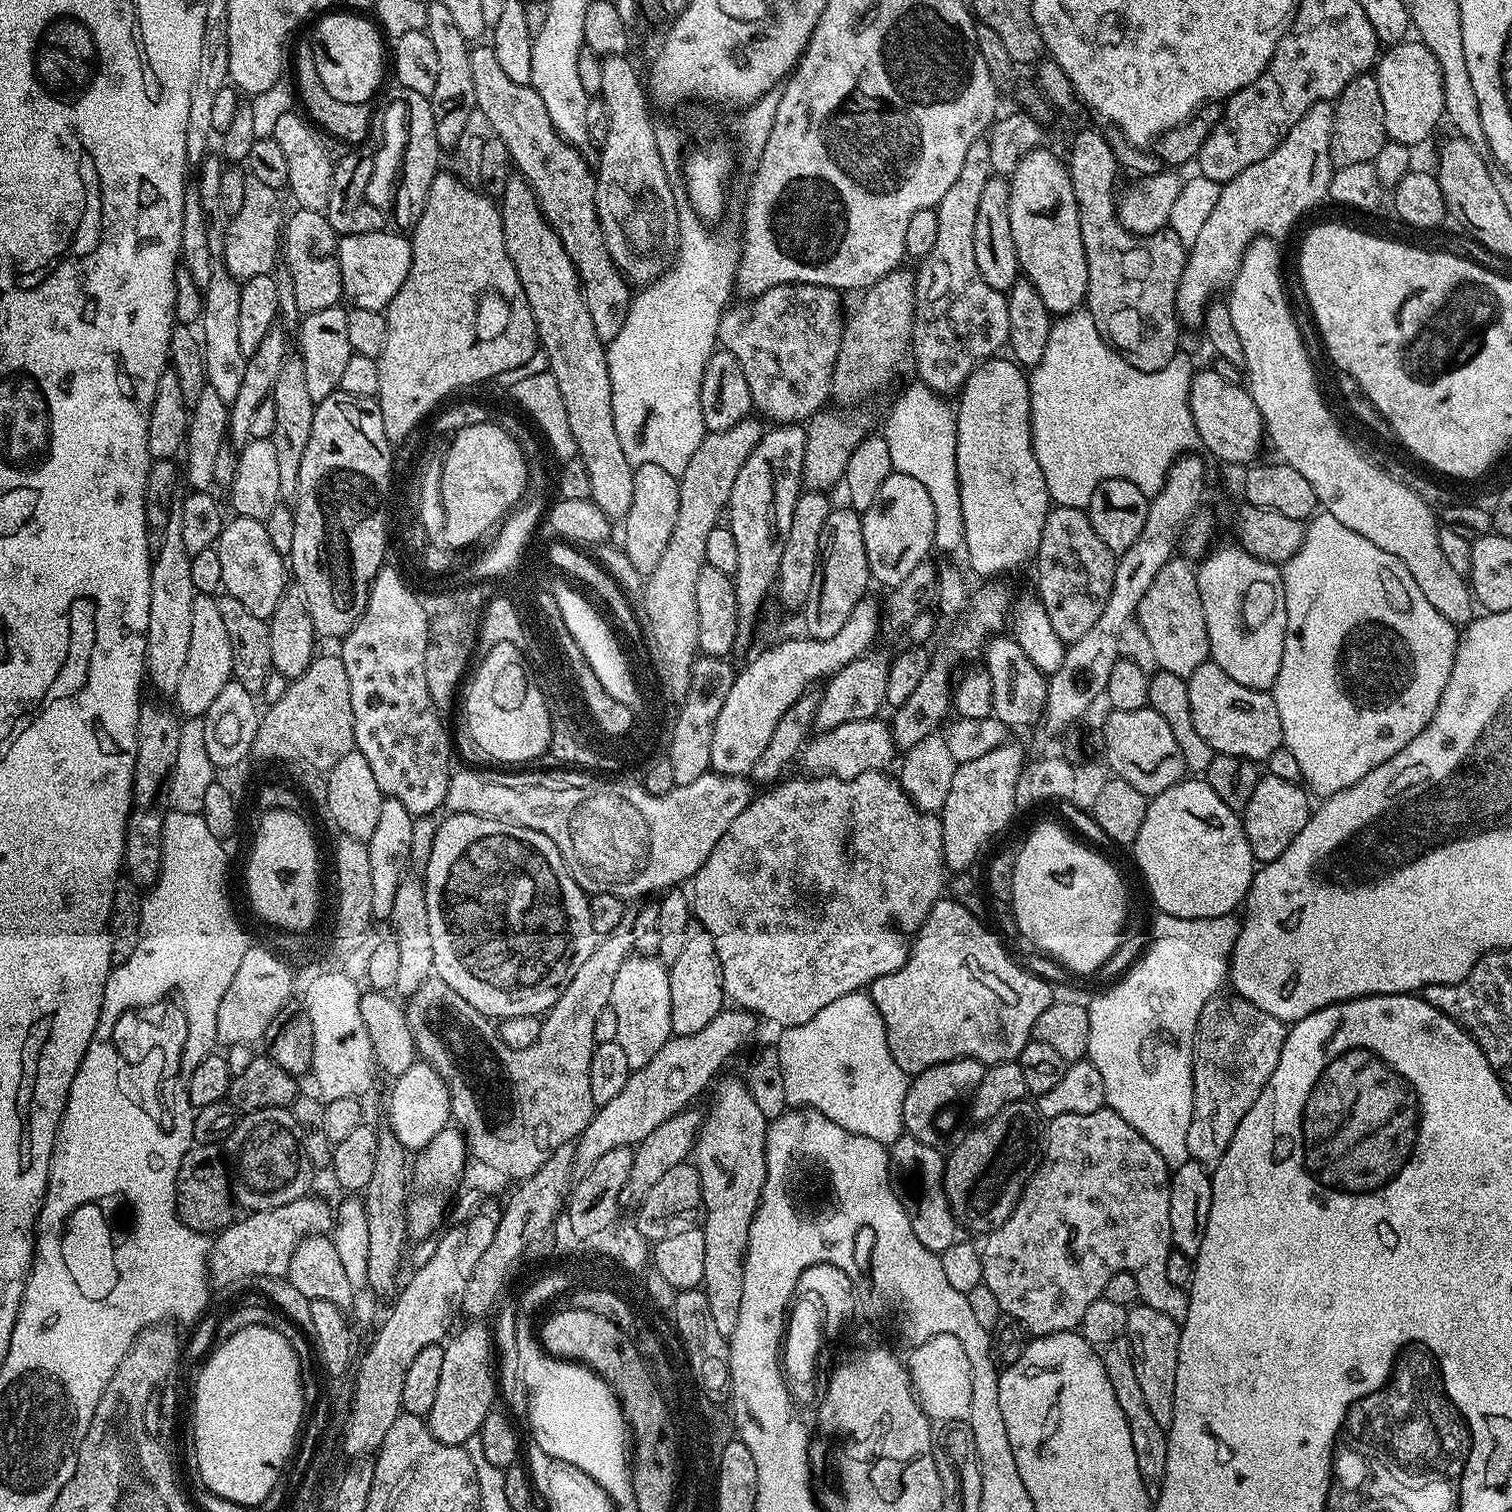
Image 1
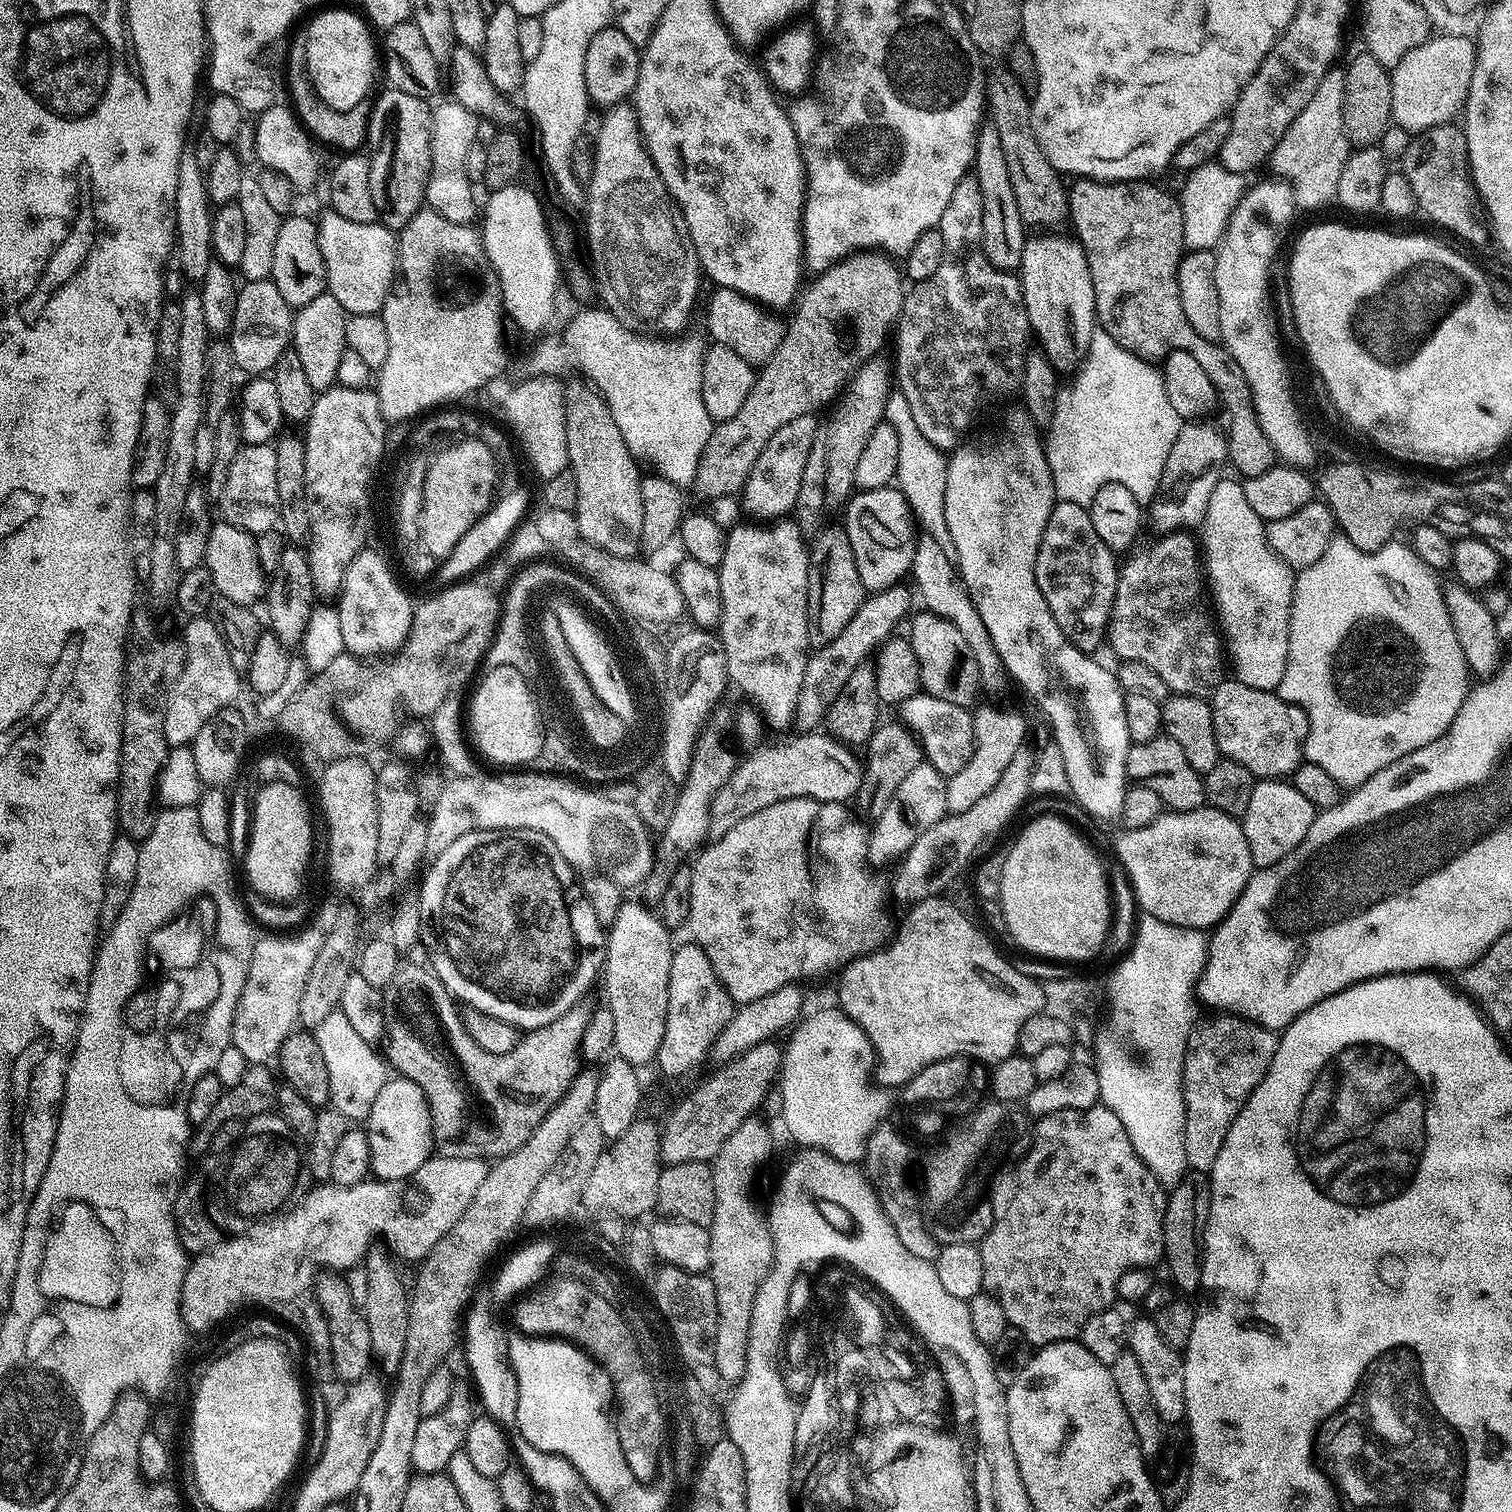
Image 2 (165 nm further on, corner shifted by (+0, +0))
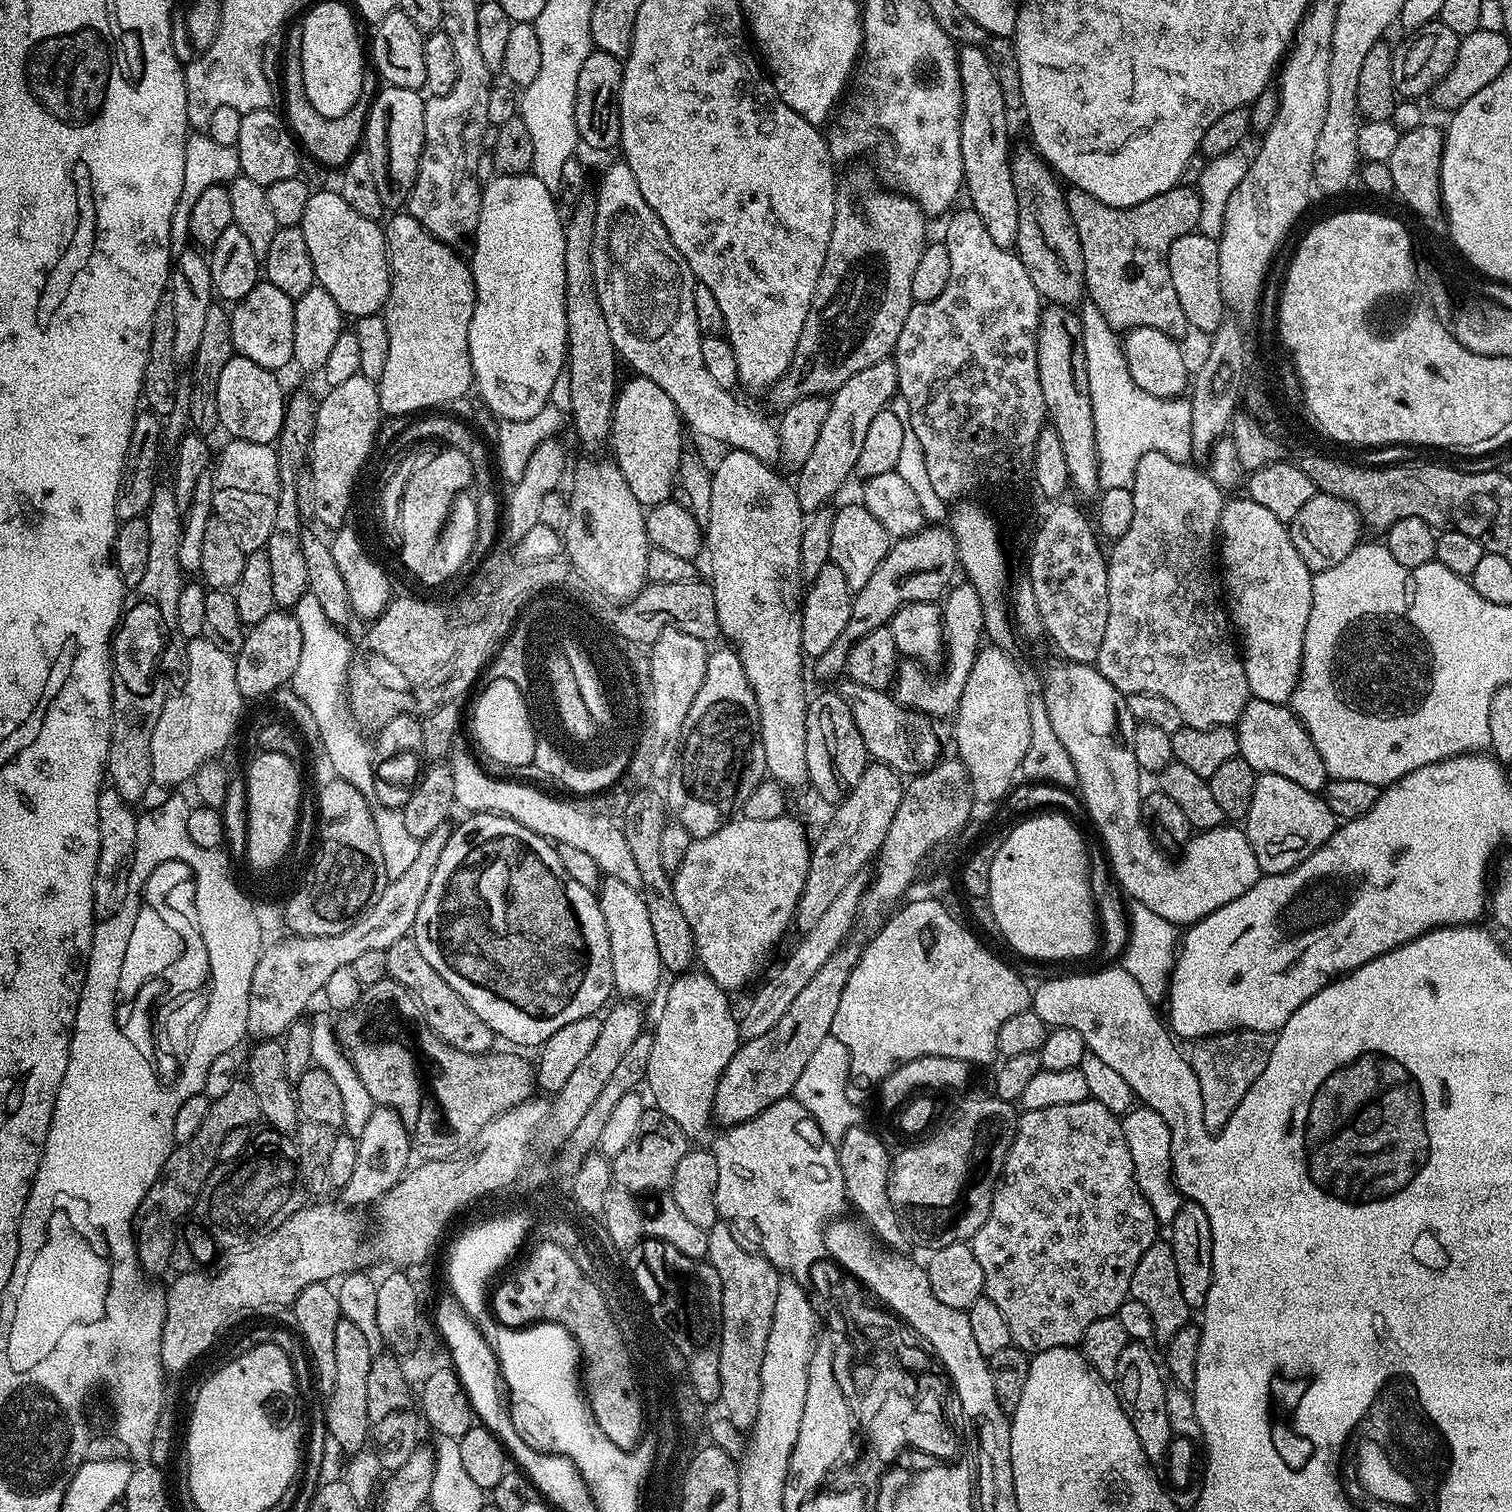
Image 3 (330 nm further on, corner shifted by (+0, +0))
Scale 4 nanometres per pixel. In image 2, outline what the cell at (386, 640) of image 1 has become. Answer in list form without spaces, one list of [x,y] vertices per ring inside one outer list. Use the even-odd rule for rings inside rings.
[[[371,552],[360,556],[349,568],[347,584],[340,584],[340,604],[335,605],[338,622],[342,625],[342,642],[347,651],[364,656],[384,650],[395,650],[404,643],[414,615],[414,600],[411,595],[396,591],[388,562],[376,559]]]

